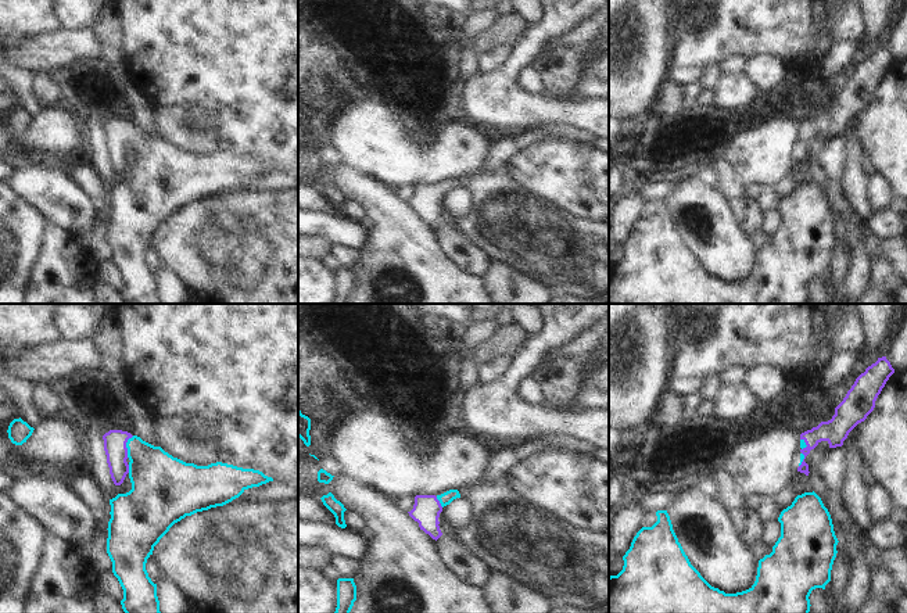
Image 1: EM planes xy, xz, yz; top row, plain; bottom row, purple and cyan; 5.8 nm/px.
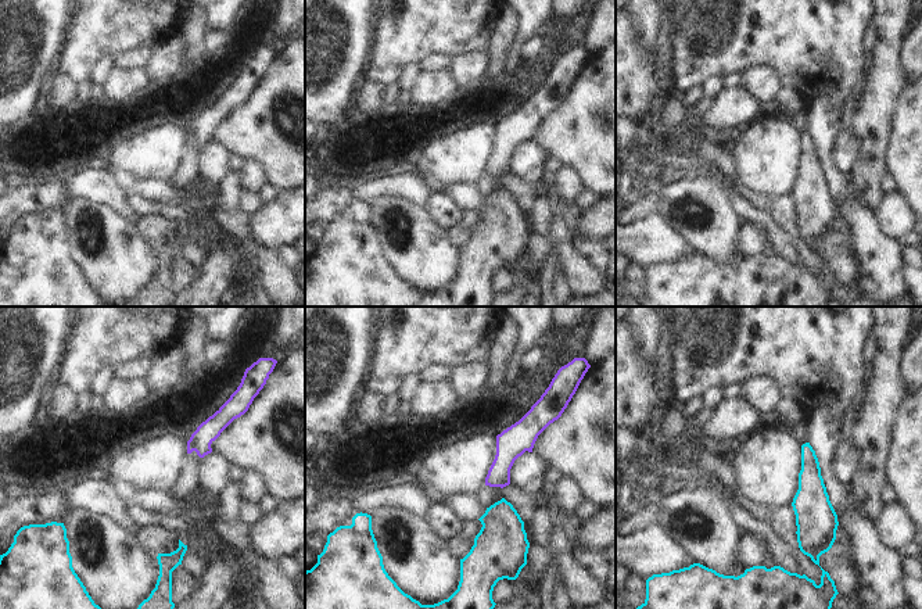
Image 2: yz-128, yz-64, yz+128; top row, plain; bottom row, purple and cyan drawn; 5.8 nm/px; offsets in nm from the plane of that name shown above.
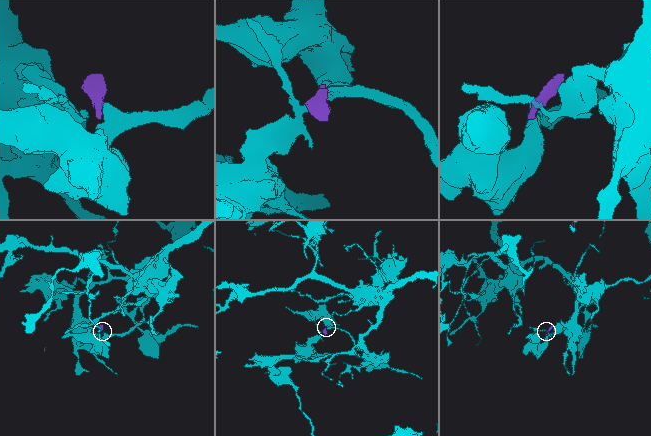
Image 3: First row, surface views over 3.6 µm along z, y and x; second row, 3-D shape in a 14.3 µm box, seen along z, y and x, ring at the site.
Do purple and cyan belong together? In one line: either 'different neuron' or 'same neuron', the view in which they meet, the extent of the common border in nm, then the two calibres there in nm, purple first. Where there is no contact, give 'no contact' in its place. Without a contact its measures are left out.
same neuron | xy | 130 nm | 130/300 nm

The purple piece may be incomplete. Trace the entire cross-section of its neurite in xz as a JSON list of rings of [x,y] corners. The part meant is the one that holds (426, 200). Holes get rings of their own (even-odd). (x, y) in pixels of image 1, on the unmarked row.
[[[449,179],[441,184],[416,184],[413,198],[409,205],[419,212],[420,219],[429,223],[433,229],[438,229],[442,222],[440,219],[440,202],[442,197],[454,189],[460,187],[458,179]]]

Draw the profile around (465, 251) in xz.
[[[441,225],[437,229],[442,247],[448,255],[456,262],[460,268],[478,275],[487,276],[494,265],[492,257],[470,239],[465,232],[454,225]]]

